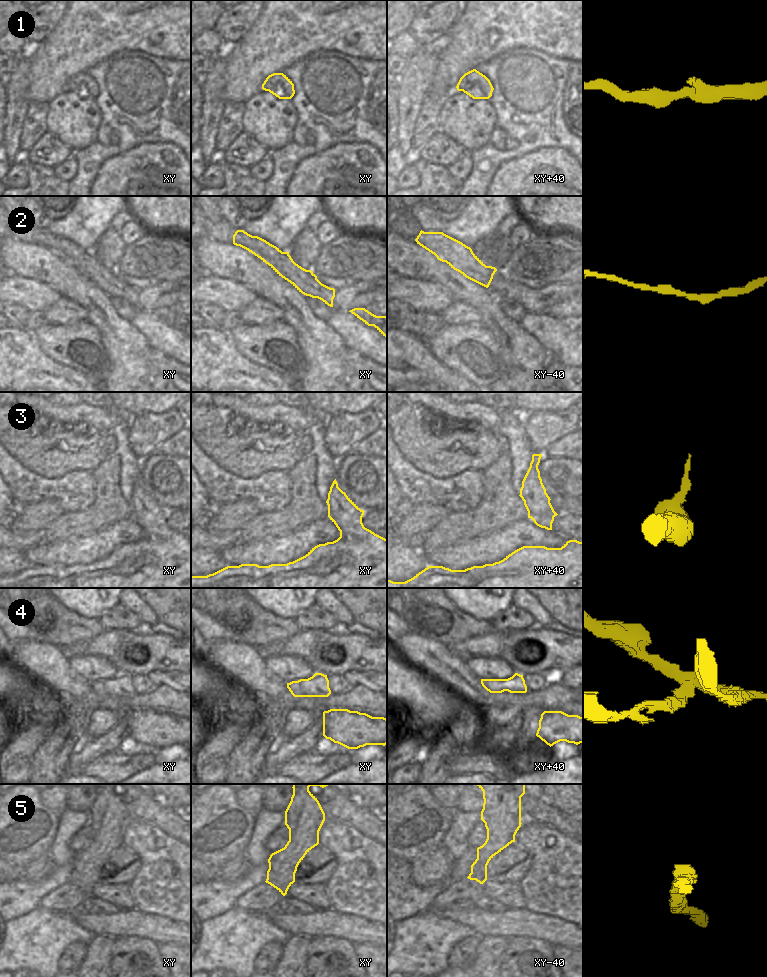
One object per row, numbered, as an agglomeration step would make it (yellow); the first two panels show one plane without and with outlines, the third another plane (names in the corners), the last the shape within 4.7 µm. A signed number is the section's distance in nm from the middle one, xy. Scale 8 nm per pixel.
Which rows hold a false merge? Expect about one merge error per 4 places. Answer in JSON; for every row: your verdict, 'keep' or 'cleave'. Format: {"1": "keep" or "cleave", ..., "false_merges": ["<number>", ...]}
{"1": "keep", "2": "keep", "3": "keep", "4": "keep", "5": "keep", "false_merges": []}

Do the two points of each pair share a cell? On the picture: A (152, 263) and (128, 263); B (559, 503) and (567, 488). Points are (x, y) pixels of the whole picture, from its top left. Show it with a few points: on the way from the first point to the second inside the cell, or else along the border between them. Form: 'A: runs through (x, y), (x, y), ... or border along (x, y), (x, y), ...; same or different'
A: runs through (146, 263), (134, 263); same
B: border along (572, 495), (555, 495), (551, 499); different

